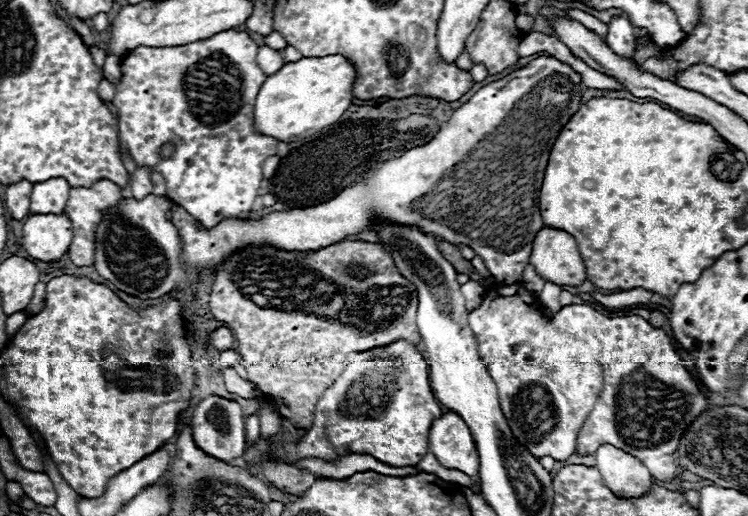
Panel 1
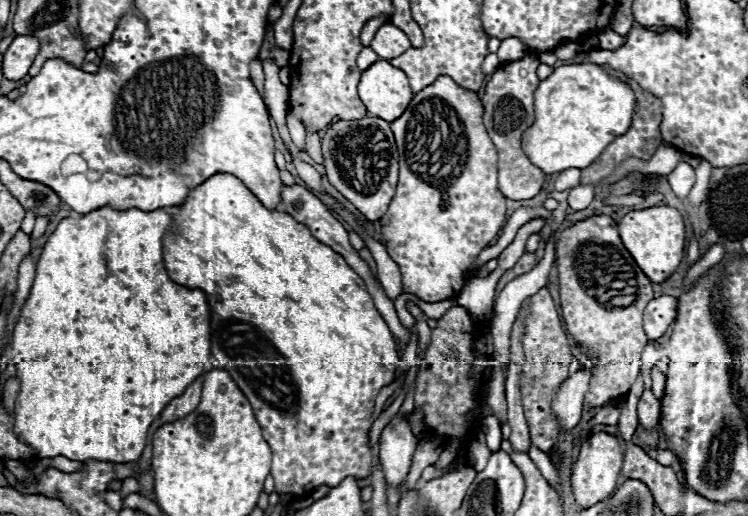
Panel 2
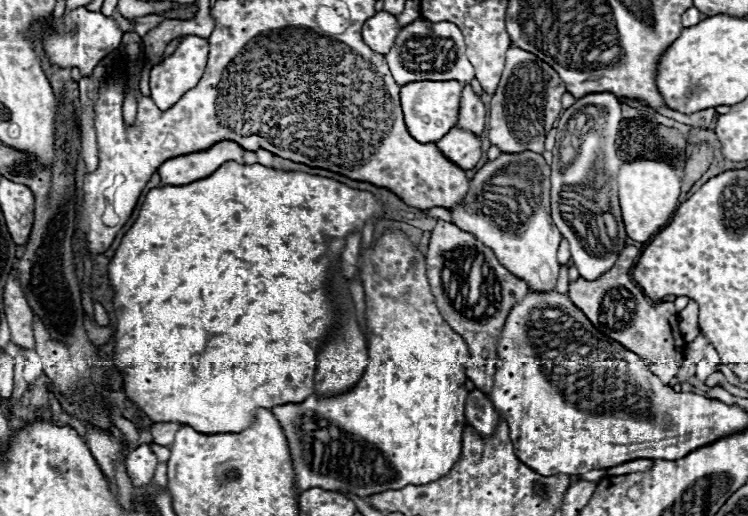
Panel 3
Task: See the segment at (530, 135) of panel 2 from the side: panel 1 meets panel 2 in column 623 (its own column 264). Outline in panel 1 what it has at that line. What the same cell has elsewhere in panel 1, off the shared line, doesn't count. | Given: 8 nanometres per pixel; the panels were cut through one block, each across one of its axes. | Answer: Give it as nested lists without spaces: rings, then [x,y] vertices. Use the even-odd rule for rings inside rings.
[[[340,54],[288,62],[264,80],[254,102],[254,130],[286,144],[312,136],[338,122],[338,118],[352,104],[352,82],[354,68]]]

